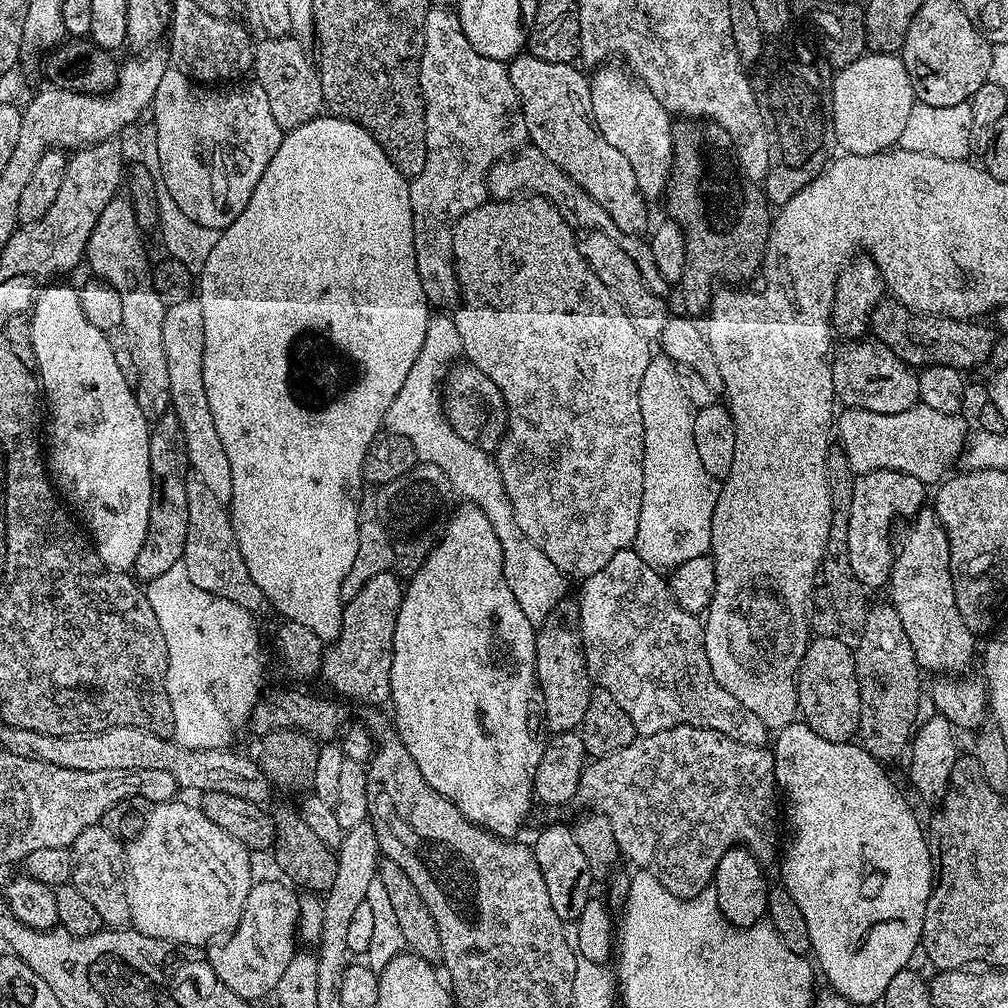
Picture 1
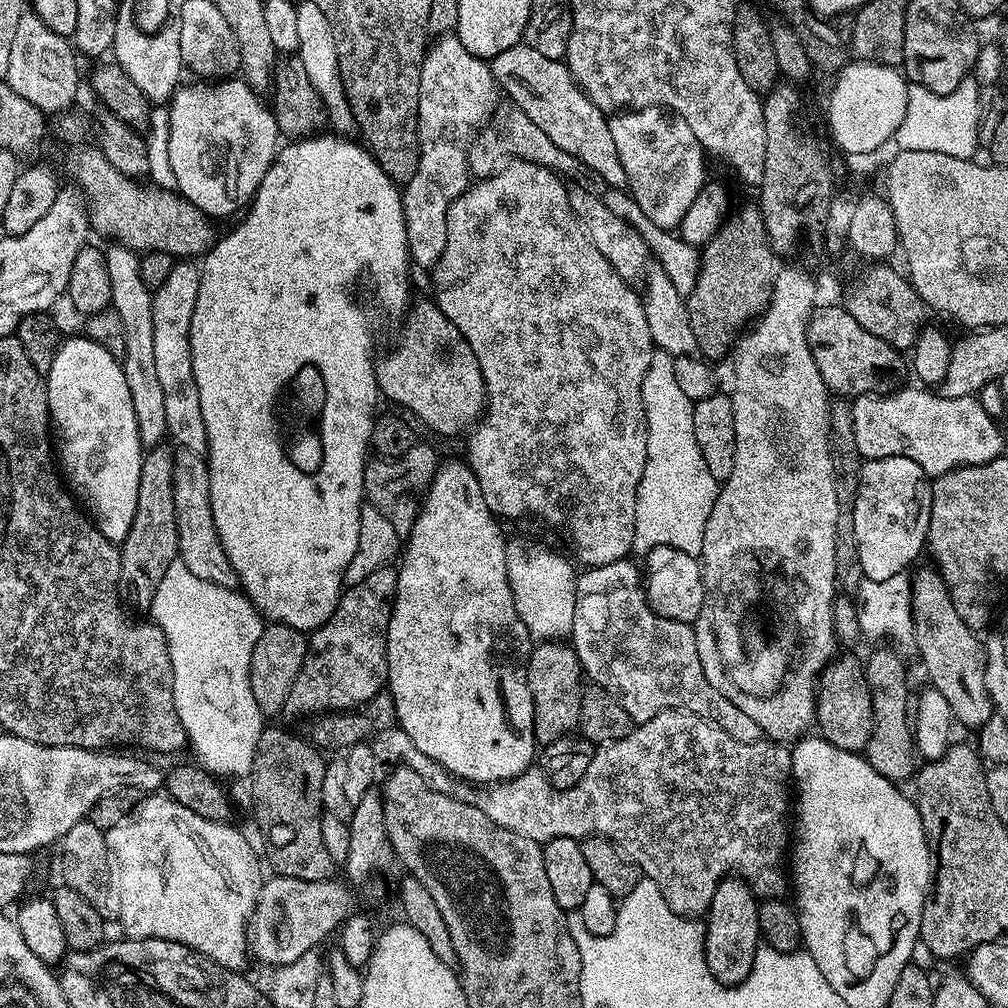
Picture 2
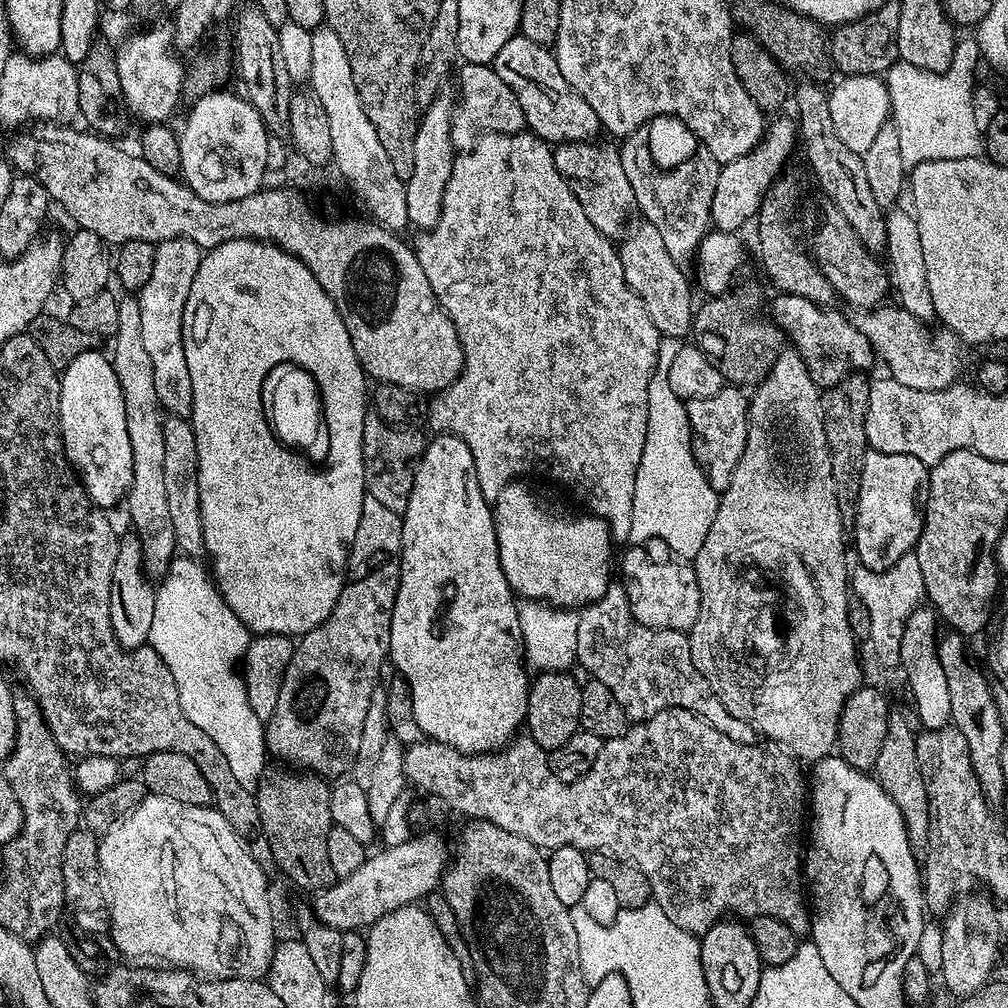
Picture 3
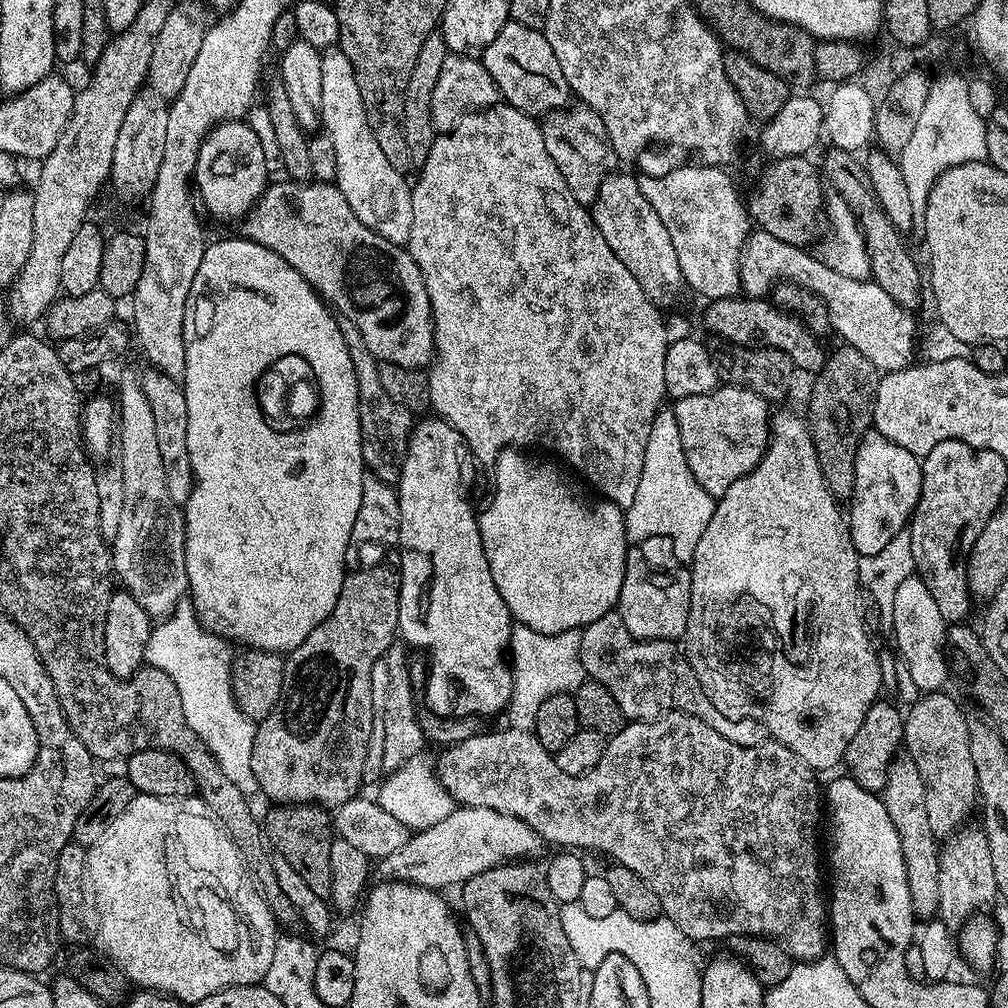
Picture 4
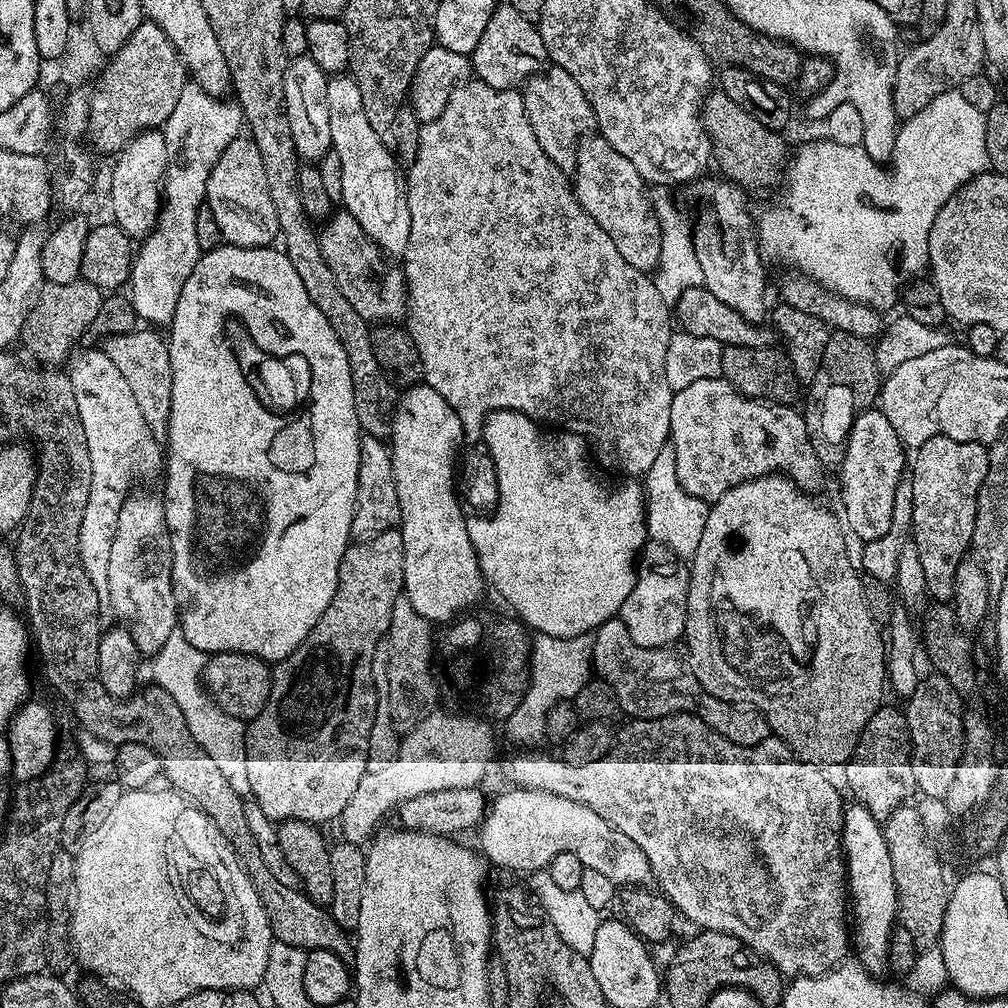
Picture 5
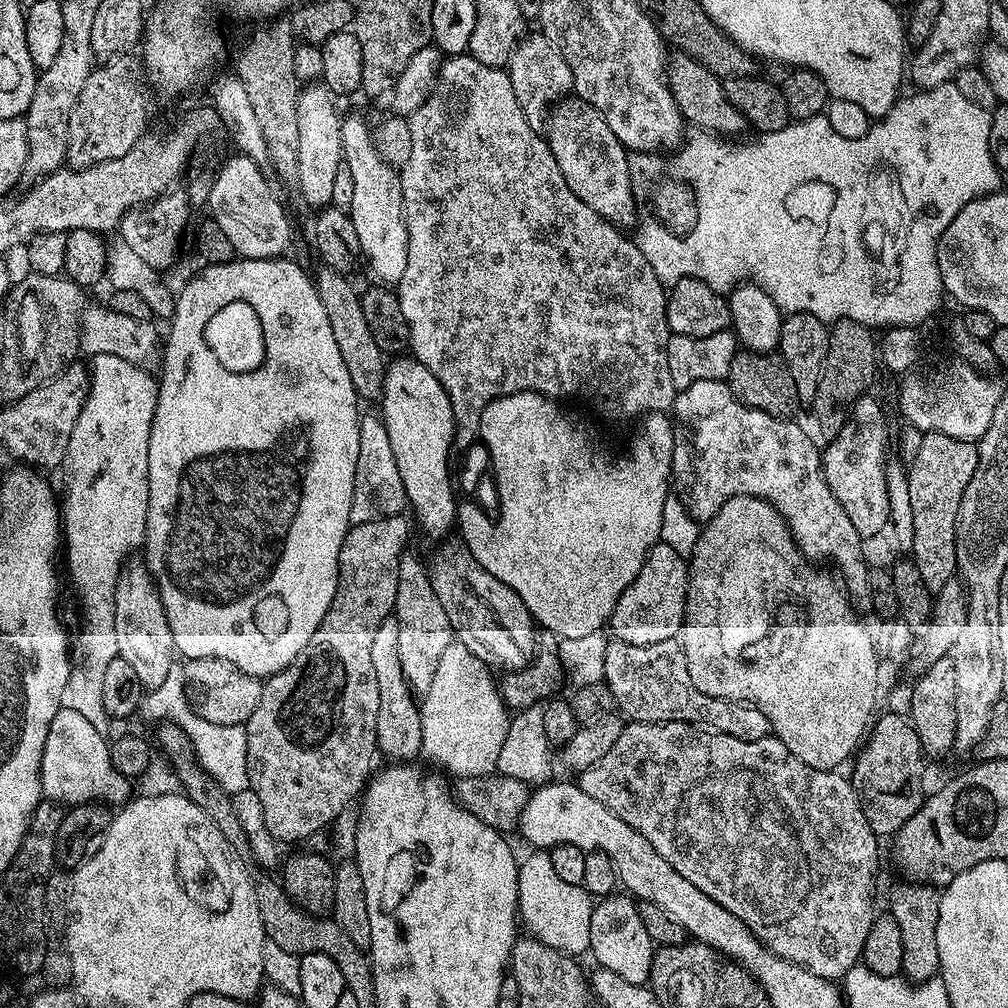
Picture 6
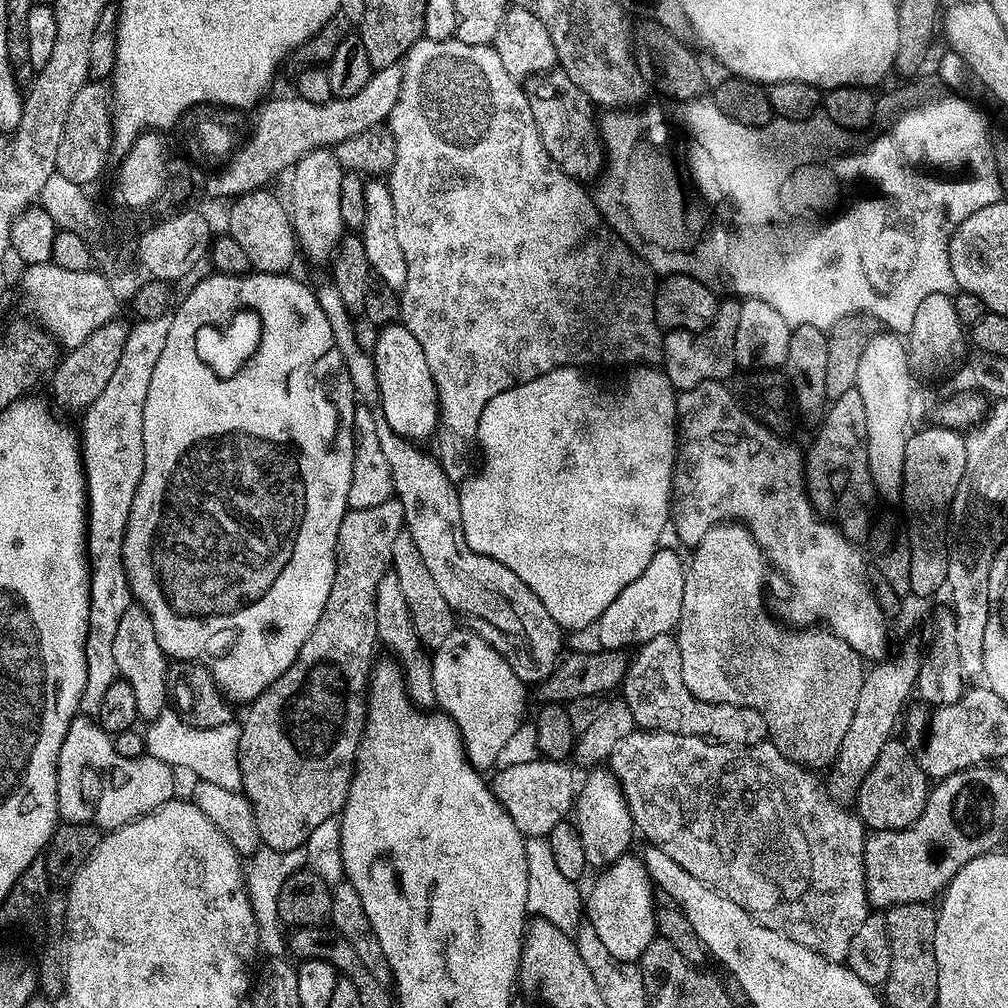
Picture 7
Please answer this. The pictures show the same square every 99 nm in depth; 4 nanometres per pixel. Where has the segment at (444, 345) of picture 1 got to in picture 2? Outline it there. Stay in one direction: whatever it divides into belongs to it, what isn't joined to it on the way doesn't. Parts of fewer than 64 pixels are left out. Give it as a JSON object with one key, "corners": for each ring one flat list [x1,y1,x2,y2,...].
{"corners":[[514,542,508,544,506,570,508,571,510,590,514,594,514,610,518,610,518,618,522,618,522,626,526,626,526,630,532,636,533,641,563,641,572,635,578,572,577,569,572,569,573,561,569,560,564,556,559,556,556,552,550,552,546,548,539,548,536,544,514,544]]}

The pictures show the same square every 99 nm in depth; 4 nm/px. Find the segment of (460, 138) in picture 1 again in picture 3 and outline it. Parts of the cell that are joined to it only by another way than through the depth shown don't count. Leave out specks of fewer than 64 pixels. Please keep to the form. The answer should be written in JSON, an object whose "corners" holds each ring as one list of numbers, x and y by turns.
{"corners":[[441,94,436,101,423,109,416,125,414,138,414,174,406,181,406,214,409,225,416,230,431,230,438,222,442,208,442,194,450,178,454,149,450,138,452,125,453,97]]}

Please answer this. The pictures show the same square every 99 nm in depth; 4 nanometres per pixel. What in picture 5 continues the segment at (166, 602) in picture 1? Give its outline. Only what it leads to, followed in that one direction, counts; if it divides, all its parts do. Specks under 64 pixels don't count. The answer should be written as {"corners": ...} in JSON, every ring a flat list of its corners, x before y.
{"corners":[[177,634,166,638,166,646,162,646,162,650,158,650,156,655,147,661,146,676,152,679,149,681,155,687,166,690,166,694,170,694,174,702,178,702,186,718,186,726,190,726,190,734,194,734,198,746,202,746,202,750,206,750,206,754,214,758,214,763,230,781,230,786,234,786,240,796,248,798,251,797,252,791,250,778,246,778,246,724,245,721,235,720,233,716,216,707,202,683,205,663,205,653,190,646,184,636]]}

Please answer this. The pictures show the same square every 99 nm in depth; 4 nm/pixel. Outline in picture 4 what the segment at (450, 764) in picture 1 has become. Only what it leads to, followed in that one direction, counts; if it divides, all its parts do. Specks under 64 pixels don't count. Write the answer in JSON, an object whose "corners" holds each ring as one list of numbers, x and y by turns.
{"corners":[[428,414,413,423,398,485,402,514,398,541,398,636,409,649,421,648,432,655,432,665,428,668,427,704,431,711,438,716,489,718,495,712,503,713,512,702,510,645,514,621,502,594,498,594,498,586,494,586,494,574,490,574,490,562,486,562,486,550,482,550,477,509,472,509,471,502,464,497,468,492,468,480,464,477,468,468,464,465,464,456,464,439,454,426,439,416]]}

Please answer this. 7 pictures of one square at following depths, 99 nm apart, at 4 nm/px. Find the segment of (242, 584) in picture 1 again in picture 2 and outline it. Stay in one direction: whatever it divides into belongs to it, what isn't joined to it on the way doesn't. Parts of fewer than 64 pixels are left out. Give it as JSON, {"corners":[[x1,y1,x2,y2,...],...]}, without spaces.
{"corners":[[180,448,174,458,174,514,178,522,179,559,190,570,190,574,202,578,219,588,240,588,236,571,222,550,218,530,214,526,214,510,210,504,210,474,207,459,201,453]]}

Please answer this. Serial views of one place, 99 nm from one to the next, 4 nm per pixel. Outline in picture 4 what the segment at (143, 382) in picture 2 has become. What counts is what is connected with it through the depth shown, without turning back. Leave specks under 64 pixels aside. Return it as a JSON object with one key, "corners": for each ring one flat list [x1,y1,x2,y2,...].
{"corners":[[124,376,120,380,120,400,118,399,118,452,120,448,120,460,118,467,122,470,122,518,118,521,118,534,111,537,110,551,112,553,112,571,115,579,122,583,123,591,130,593,146,610,146,614,153,618,170,616,172,611,185,599,188,591,188,579,186,578,186,554,184,553,184,514,176,503,170,498,166,490,166,474,162,474,162,457,158,450,158,438,156,436,154,413,150,410,150,402,146,399,146,392,142,390,140,380,137,377]]}

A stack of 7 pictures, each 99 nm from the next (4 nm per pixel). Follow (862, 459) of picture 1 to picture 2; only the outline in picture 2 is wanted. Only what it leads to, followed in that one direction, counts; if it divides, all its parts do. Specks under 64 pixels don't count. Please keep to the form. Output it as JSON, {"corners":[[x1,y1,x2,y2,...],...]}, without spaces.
{"corners":[[901,386,887,394,858,396,851,401,854,446,864,460,877,460,891,456,914,458,914,462,922,466,922,470,929,478,935,478,952,472,956,468,965,468,971,464,985,464,1005,455,1004,436,996,425,999,423,993,416,986,414,986,410,982,410,976,396,946,398,924,386,908,387]]}

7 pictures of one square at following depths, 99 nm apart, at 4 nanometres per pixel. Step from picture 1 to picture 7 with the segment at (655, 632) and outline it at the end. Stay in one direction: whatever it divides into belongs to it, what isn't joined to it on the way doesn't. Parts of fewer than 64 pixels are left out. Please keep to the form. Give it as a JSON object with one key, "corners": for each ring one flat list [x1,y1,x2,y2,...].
{"corners":[[675,635,650,638,650,642,639,645,635,652,636,657,635,654,631,657,622,685,622,698,626,706,630,706,630,714,634,714,637,729,706,736,737,746,763,744,768,740,768,727,758,710,702,702,686,690,686,681,682,679,682,654]]}

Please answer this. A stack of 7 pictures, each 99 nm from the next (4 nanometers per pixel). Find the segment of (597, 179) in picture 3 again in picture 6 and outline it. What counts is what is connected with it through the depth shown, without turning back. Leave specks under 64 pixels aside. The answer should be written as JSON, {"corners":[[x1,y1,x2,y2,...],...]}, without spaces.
{"corners":[[542,34,525,35,517,43,508,59,506,71,510,78,510,86,514,86,514,98,518,98,518,106,522,106,522,114,530,122,530,126,540,130,545,127,550,109,559,104,573,91,572,71,566,66,566,58]]}

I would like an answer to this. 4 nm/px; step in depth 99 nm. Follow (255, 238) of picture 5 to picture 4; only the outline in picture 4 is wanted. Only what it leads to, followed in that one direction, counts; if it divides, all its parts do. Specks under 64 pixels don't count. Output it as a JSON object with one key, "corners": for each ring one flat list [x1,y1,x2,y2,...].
{"corners":[[229,118,216,125,198,150,194,188,199,199,208,207,209,217,239,221,258,202,270,183,268,160,263,156,264,144,260,136,244,124,243,119]]}

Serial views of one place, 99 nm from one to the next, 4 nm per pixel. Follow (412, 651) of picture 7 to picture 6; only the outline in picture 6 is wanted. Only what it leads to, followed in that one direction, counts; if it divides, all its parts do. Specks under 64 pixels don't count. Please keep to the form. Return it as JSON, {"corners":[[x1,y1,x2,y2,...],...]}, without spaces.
{"corners":[[389,618,382,622,382,626,378,626,378,630,374,634,374,642,370,649,370,658,374,661,374,674,378,678,378,690,380,691,380,701,378,702,378,726,376,727,376,747,381,757,385,756,388,762,412,762,421,755,420,746,422,744,422,722,420,721,420,705,417,697,414,695,414,689,408,685,406,674,402,674,402,662,398,662,398,622,394,618]]}

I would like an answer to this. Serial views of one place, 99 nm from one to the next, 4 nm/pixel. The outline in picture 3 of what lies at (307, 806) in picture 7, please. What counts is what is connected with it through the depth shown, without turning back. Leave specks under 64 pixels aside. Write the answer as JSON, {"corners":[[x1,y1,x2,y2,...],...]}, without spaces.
{"corners":[[399,563,384,564,381,568,373,567,362,578,349,579,345,583,338,602,334,602,334,610,330,610,328,617,314,630,310,630,305,636,299,637,294,654,290,658,290,666,286,666,286,674,282,678,282,690,278,694,278,706,274,714,266,722,264,729,264,742,269,753,277,756,277,761,288,766,295,766,300,770,307,770,325,778,344,778,349,775,358,758,358,746,362,746,362,730,366,726,366,714,370,710,370,702,374,690,381,683,380,667,389,659,388,647,390,646,390,622,394,614,394,602,398,598,398,586,400,585]]}

